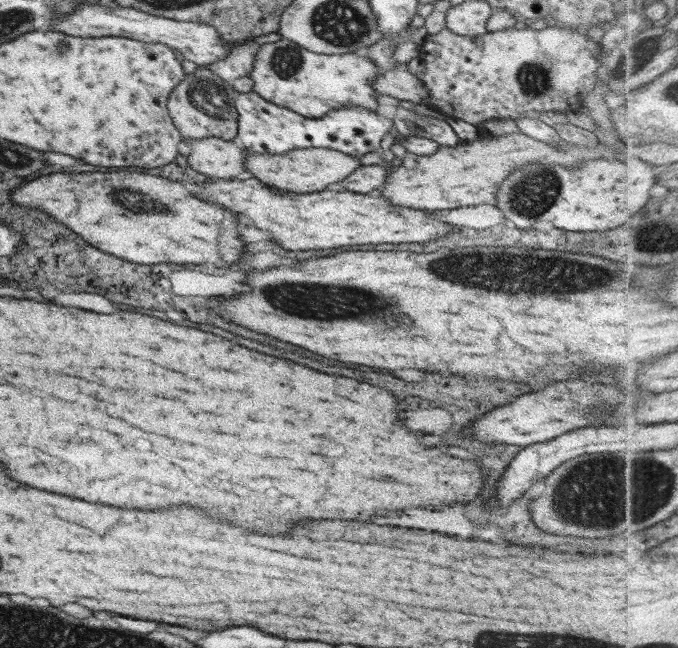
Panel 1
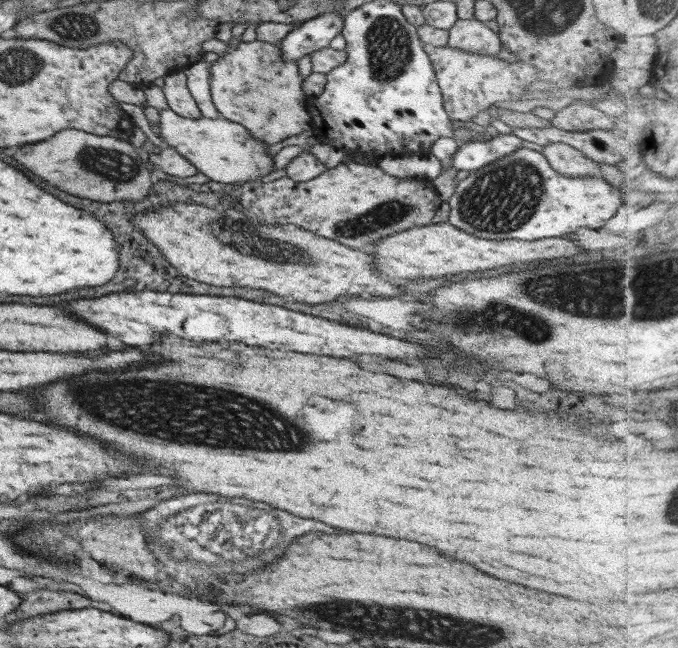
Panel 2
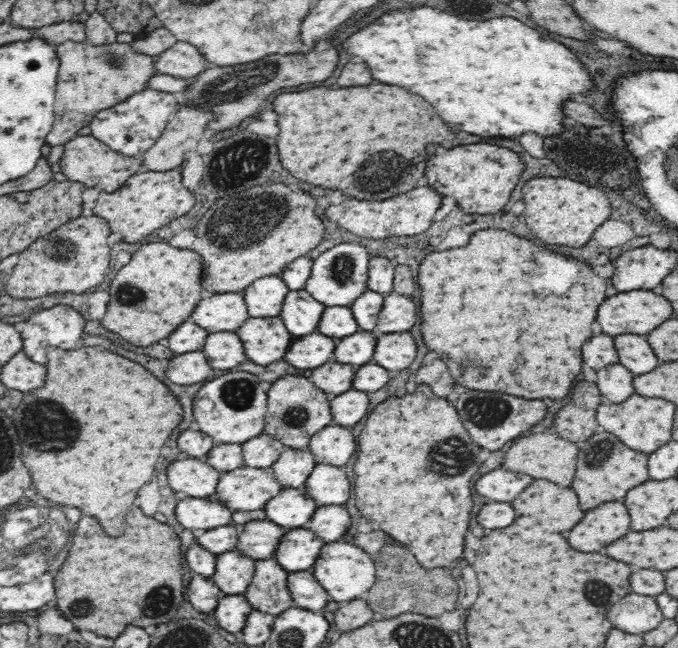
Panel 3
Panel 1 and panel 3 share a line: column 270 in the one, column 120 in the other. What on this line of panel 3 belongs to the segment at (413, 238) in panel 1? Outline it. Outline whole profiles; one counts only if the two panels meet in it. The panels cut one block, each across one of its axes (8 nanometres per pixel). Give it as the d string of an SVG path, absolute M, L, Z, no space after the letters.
M180 167L166 172L147 171L136 173L134 176L130 176L118 190L110 193L102 191L96 200L93 215L103 218L110 226L111 233L118 232L118 234L122 234L122 240L132 244L132 242L142 240L142 238L145 238L148 234L152 234L165 225L176 224L174 220L176 220L178 216L184 216L184 214L194 206L192 194L190 194L188 190L189 189L182 184Z

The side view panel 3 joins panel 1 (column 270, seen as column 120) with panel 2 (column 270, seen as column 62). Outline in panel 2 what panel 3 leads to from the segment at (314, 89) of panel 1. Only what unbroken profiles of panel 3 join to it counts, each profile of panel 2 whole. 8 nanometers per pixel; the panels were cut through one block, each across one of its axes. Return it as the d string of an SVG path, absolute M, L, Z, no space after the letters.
M255 39L220 54L211 66L212 102L222 117L245 126L253 137L276 144L313 127L302 89L304 77L294 61L283 57L280 44Z

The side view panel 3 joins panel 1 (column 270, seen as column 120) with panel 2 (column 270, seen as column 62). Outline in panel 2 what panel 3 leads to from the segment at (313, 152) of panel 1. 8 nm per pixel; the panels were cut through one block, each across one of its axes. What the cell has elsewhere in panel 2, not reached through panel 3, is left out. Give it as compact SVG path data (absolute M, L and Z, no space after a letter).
M173 110L159 111L164 146L175 148L198 170L222 184L252 182L274 171L274 157L268 153L269 144L259 141L241 124L227 118L184 118Z

